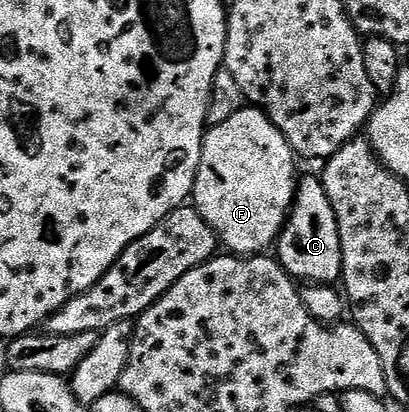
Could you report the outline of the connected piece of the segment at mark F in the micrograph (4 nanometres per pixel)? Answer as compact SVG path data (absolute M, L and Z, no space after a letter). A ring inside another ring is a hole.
M256 106L236 112L206 131L191 200L230 253L256 256L268 253L285 227L297 194L299 160L267 113Z

